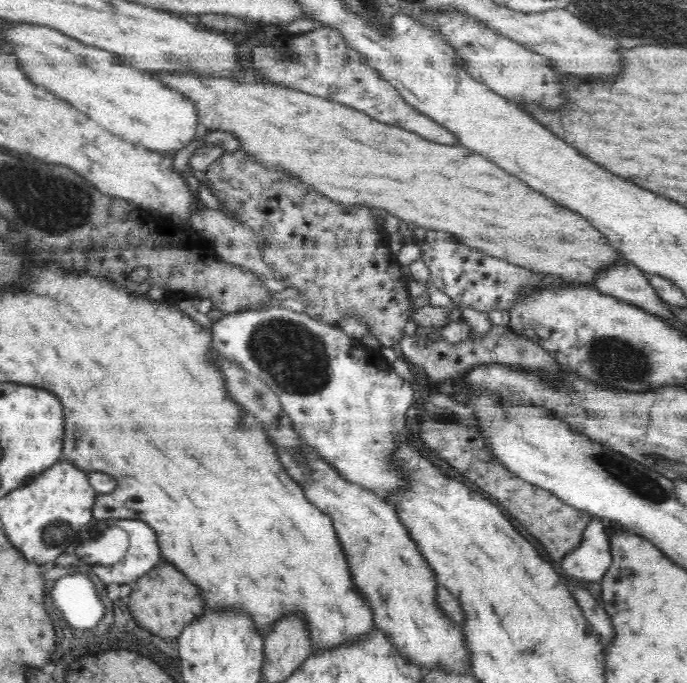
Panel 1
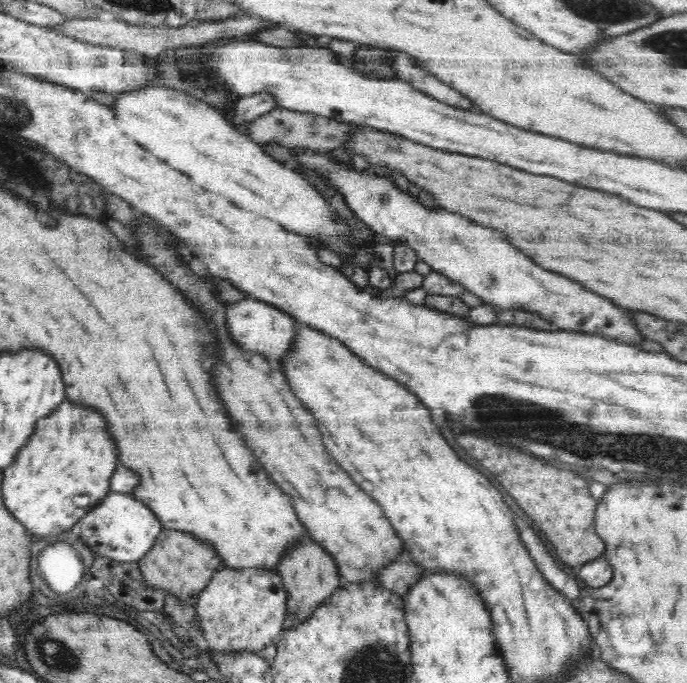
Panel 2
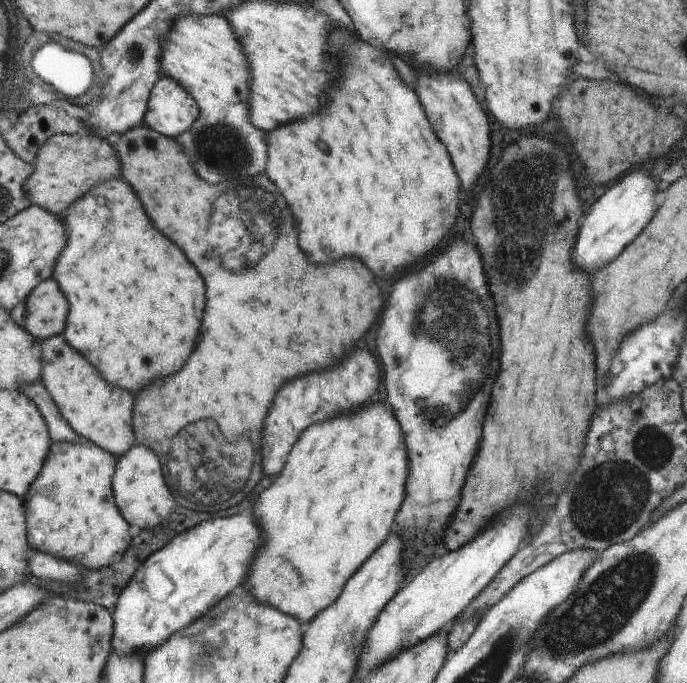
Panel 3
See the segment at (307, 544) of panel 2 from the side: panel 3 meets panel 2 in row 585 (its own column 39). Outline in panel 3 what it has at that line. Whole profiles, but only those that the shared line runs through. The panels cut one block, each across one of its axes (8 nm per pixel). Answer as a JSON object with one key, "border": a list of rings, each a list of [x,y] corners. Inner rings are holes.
{"border":[[[52,278],[40,282],[25,302],[24,330],[28,330],[36,342],[64,333],[68,302]]]}

